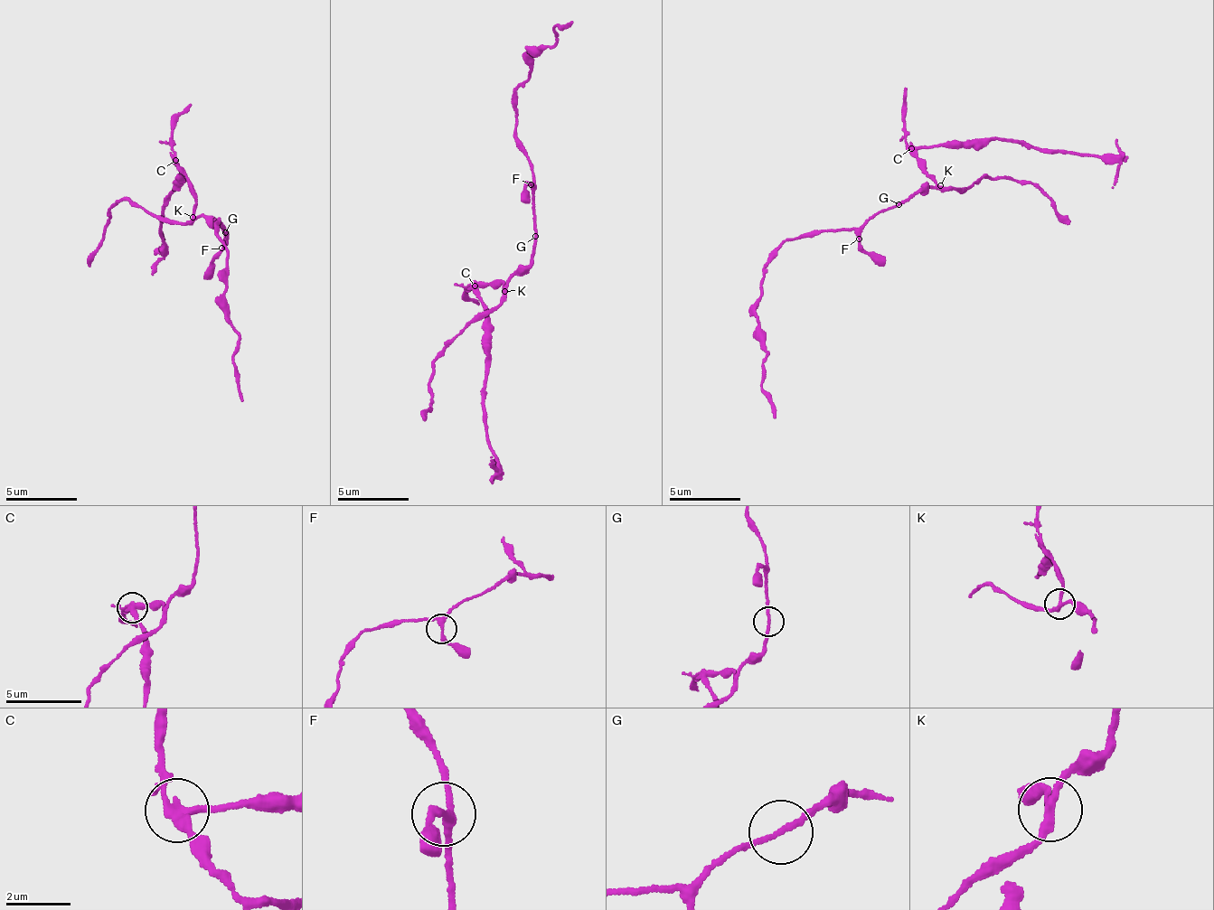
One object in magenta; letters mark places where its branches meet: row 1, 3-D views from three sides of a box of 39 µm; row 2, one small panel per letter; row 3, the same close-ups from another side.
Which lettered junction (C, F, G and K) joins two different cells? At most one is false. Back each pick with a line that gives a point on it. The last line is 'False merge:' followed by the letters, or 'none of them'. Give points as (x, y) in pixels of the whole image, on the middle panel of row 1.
C: at (475, 286)
False merge: C

